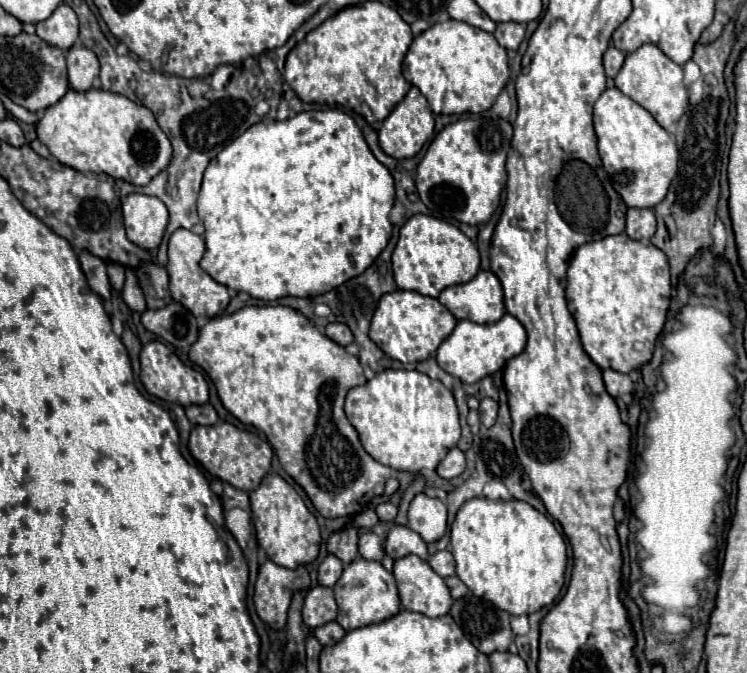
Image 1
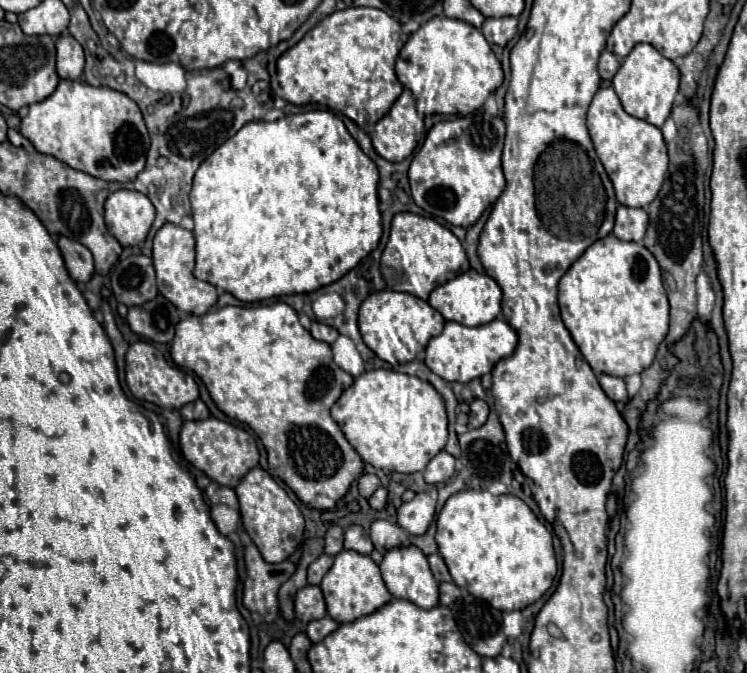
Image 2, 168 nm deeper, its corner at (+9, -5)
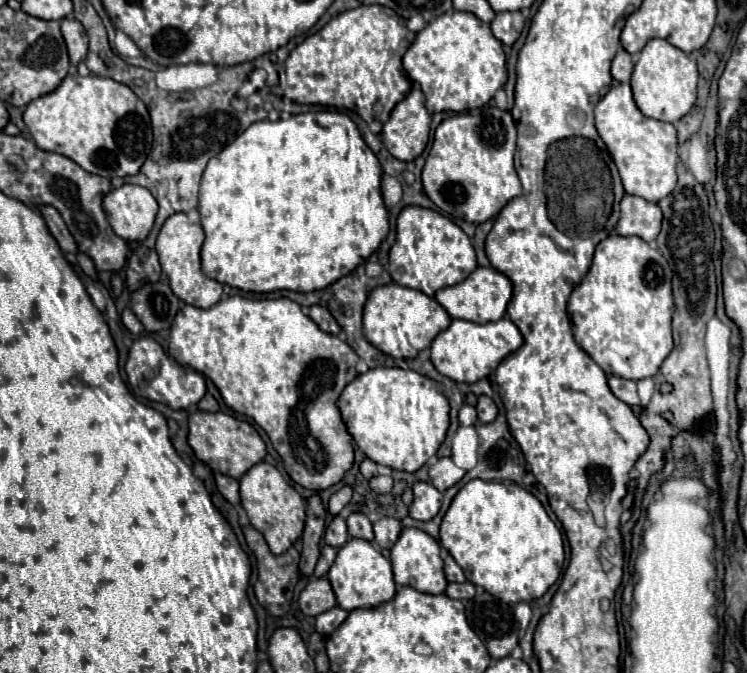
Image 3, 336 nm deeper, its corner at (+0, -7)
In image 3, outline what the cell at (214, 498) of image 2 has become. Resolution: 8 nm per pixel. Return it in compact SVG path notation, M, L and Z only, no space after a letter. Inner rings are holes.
M215 474L215 482L217 482L217 490L225 496L225 500L229 504L239 504L239 482L231 476L225 474Z

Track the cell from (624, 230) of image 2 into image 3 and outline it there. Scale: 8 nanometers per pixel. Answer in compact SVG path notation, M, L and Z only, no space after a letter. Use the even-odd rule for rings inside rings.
M625 194L615 232L619 236L639 236L645 242L653 242L661 232L661 220L663 212L655 202Z

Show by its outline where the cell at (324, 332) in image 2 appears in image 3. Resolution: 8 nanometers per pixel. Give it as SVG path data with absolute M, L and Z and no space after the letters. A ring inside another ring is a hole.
M315 304L315 306L309 308L309 316L311 316L311 320L313 320L323 332L329 332L329 334L339 334L339 332L341 332L337 320L331 316L331 312L329 312L327 308Z

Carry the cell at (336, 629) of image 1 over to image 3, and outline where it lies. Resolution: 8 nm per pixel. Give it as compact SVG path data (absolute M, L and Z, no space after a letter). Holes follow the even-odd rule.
M335 606L335 608L331 608L331 610L323 612L323 614L319 614L317 616L317 624L315 624L317 632L323 634L323 636L329 636L347 618L347 614L349 612L343 610L343 608L339 608L339 606Z

